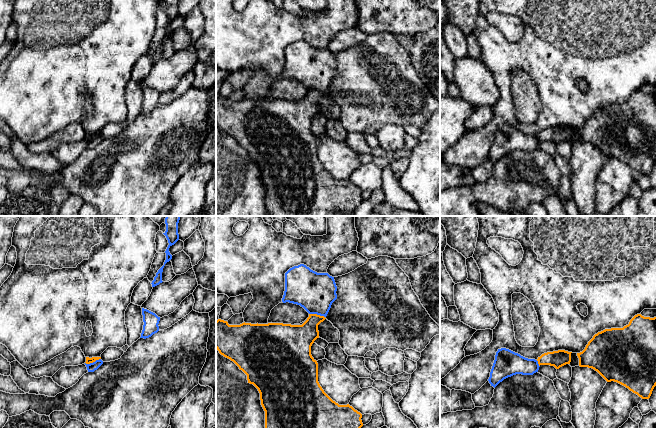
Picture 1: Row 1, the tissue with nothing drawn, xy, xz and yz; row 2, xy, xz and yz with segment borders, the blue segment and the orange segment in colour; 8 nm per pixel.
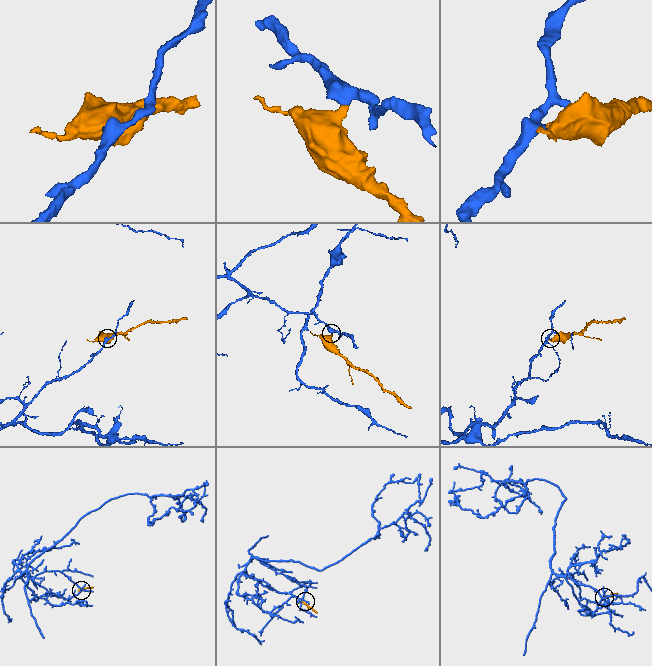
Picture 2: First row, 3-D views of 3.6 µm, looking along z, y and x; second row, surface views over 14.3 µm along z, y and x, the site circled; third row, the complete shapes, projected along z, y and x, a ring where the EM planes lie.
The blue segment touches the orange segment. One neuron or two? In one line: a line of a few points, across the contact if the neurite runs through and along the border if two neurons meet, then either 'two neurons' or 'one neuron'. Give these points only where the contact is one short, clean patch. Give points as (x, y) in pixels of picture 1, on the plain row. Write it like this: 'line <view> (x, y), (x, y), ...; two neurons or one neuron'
line xy (100, 134), (85, 139); two neurons

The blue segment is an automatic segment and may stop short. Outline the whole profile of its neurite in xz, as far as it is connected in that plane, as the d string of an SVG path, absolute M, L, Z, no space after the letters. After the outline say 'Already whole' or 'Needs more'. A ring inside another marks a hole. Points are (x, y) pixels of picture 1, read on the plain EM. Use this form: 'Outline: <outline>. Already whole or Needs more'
Outline: M304 40L294 42L285 49L285 67L282 78L303 83L309 90L326 93L337 75L334 53L317 49Z. Already whole

